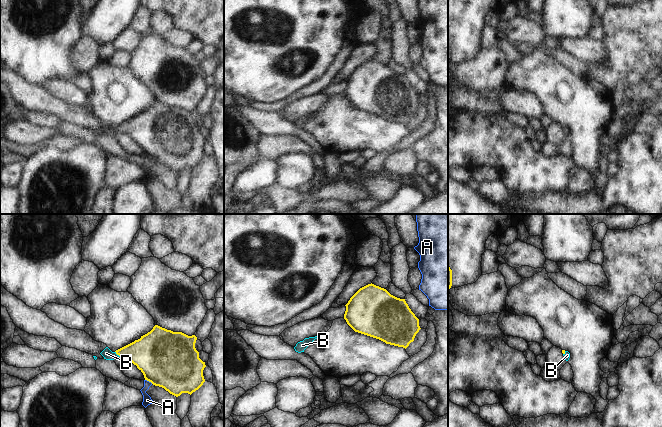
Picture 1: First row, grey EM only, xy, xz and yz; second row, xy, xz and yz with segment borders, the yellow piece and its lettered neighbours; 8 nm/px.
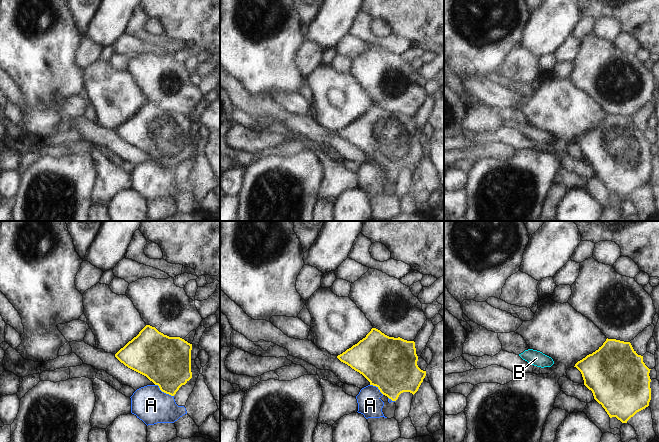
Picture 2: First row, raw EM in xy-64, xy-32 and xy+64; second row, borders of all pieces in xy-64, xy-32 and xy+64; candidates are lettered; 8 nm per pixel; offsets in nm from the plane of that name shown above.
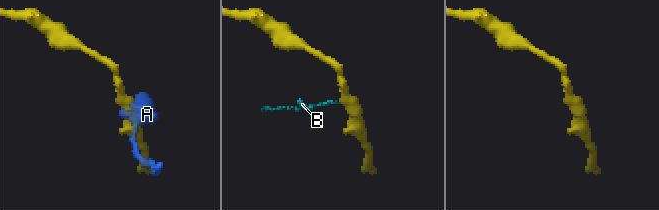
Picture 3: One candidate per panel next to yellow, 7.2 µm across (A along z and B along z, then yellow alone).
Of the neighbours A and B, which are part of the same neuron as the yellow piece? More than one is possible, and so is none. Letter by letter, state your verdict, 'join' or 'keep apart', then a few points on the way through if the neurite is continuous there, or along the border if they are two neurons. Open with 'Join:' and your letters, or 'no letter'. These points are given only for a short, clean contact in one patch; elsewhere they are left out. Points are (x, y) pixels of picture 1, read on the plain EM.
Join: B
A: keep apart | along xy (145, 155), (152, 159)
B: join | across xy (148, 129), (117, 130), (106, 129)

